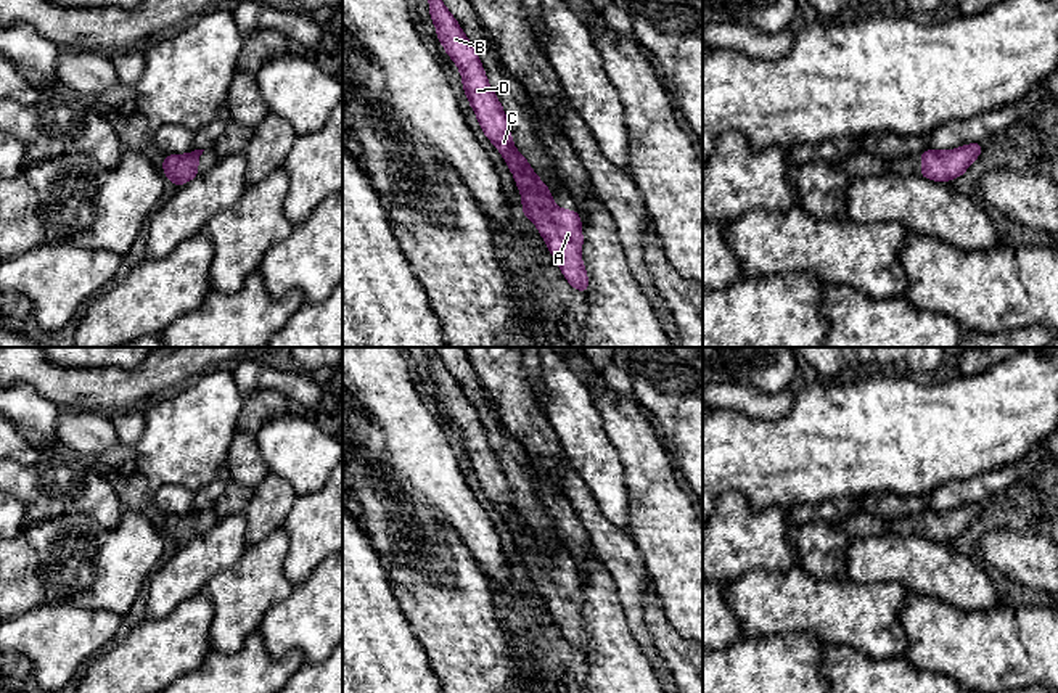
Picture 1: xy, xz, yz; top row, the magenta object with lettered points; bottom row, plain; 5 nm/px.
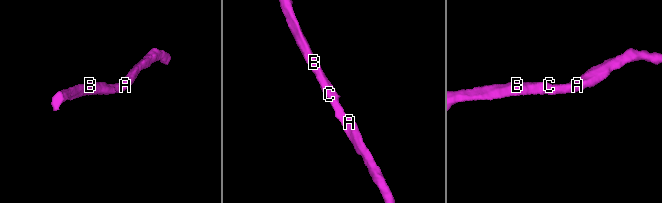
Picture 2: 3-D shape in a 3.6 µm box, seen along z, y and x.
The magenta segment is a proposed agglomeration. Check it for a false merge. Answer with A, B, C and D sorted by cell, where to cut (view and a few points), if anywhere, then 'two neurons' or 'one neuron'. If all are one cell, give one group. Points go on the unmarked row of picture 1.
A B C D | no cut | one neuron

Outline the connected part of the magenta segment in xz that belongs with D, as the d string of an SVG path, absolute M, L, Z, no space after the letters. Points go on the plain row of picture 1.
M424 349L437 400L461 433L463 450L484 495L502 513L515 535L523 560L521 574L535 584L568 643L587 654L588 635L580 616L584 598L579 572L560 569L553 563L548 547L535 535L526 518L516 511L506 474L487 442L474 407L442 363L437 349Z

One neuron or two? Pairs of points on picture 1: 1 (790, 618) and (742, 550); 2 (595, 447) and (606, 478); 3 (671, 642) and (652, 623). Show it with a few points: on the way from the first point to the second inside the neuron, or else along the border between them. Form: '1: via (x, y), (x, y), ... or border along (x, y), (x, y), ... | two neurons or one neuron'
1: border along (791, 566), (783, 569), (750, 569), (727, 584) | two neurons
2: via (600, 455), (606, 462), (606, 470) | one neuron
3: via (666, 637), (656, 627) | one neuron

